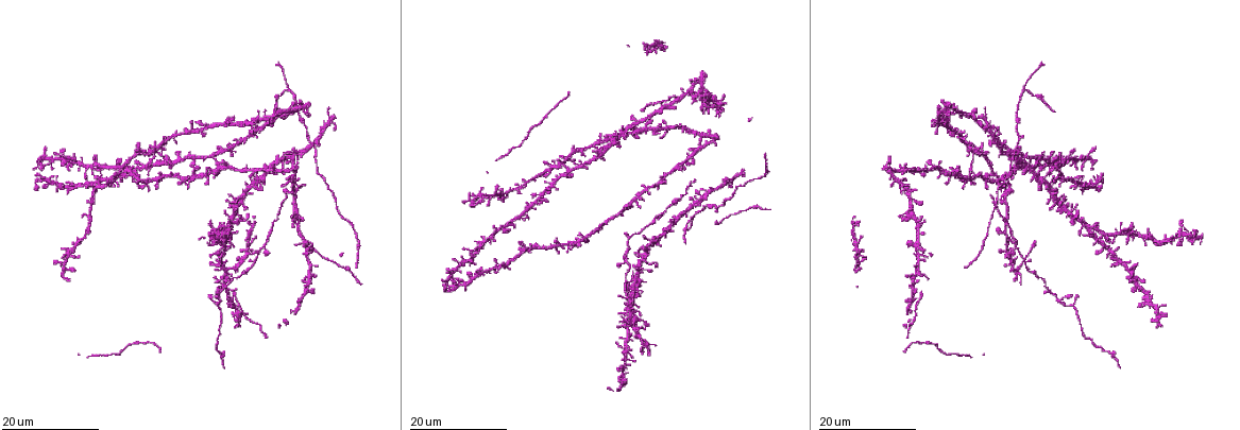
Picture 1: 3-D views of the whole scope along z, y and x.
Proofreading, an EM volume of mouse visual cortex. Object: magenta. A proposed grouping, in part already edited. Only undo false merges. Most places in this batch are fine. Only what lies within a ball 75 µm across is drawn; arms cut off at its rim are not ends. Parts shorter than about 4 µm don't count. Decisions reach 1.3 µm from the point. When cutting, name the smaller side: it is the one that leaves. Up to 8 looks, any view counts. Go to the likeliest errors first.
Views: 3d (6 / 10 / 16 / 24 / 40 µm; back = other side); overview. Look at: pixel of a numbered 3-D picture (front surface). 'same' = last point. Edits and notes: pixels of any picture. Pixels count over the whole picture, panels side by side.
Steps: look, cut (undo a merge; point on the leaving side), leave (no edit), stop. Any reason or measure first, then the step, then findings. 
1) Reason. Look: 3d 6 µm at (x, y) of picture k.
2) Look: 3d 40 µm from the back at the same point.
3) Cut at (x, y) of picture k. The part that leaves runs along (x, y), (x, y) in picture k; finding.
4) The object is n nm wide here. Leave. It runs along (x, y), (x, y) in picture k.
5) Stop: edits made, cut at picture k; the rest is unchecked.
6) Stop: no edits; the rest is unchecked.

Three arms meet. Look: 3d 24 µm at (1023, 91) of picture 1.

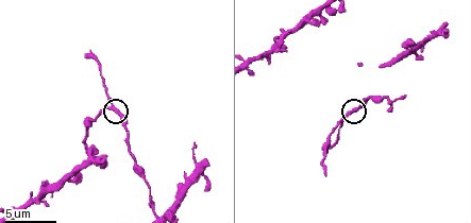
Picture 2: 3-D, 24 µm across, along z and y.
Look: 3d 10 µm at (112, 106) of picture 2.

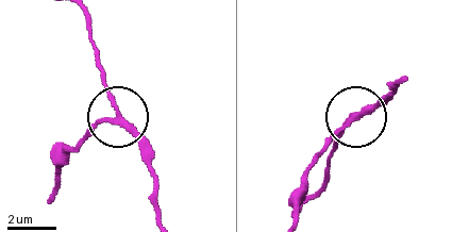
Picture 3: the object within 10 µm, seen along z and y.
Leave. Continuous, no second neuron.

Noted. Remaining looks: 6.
Look: 3d 10 µm at (133, 159) of picture 2.

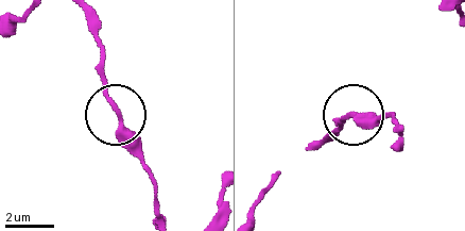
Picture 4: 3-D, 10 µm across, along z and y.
Leave. Continuous, no second neuron.

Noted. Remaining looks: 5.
Four or more arms meet. Look: 3d 16 µm at (1072, 215) of picture 1.

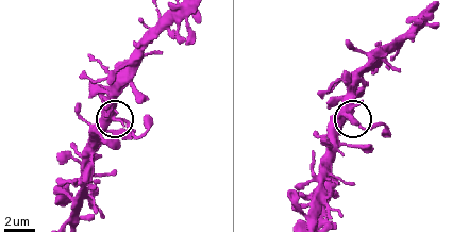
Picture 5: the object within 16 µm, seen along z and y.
Look: 3d 10 µm at the same point.

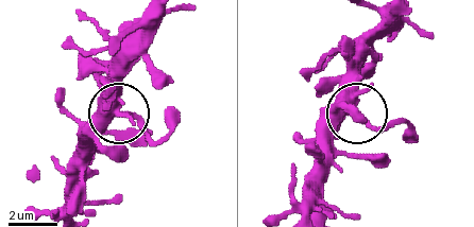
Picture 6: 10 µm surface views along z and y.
The object is 330 nm wide here. Leave. All the same neuron.

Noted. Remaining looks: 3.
Three arms meet. Look: 3d 24 µm at (264, 246) of picture 1.

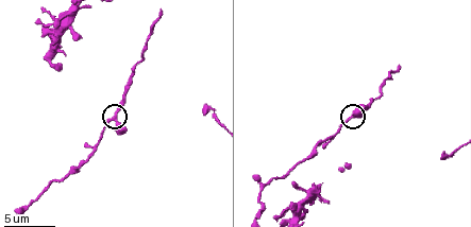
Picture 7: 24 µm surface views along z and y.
Look: 3d 6 µm at (110, 118) of picture 7.

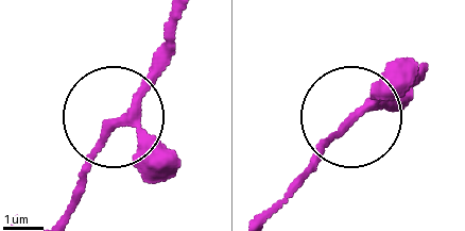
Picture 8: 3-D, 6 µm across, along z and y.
3 arms meet here. Leave. One neuron here.

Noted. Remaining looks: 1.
Stop: no edits; the rest is unchecked.

